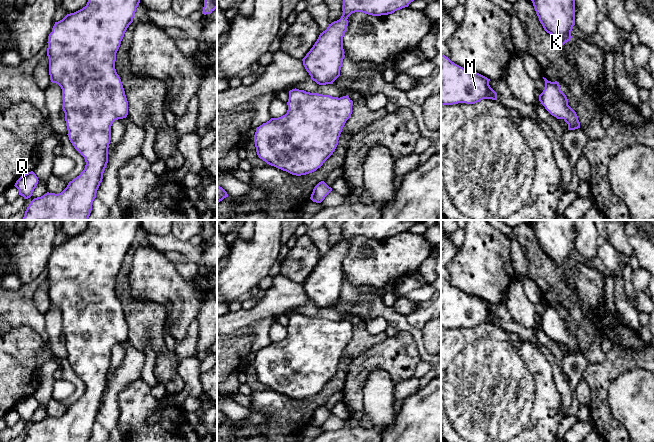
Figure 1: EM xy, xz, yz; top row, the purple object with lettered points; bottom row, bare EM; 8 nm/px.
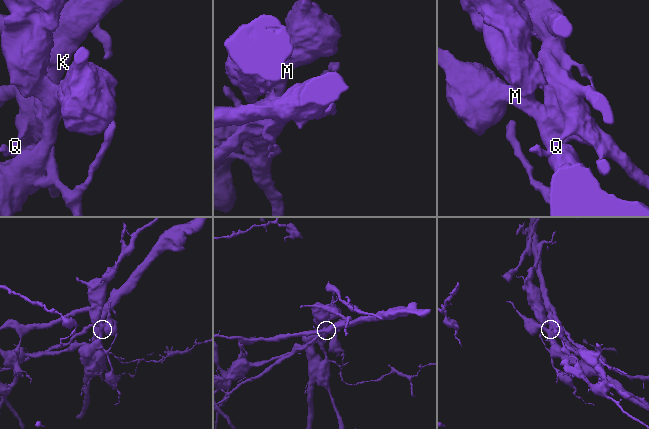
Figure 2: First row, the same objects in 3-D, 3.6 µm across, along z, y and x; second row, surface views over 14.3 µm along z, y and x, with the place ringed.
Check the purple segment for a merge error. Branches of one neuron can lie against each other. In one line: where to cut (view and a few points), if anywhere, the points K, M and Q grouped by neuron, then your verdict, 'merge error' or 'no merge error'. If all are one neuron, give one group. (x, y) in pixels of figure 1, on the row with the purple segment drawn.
cut in xy along (119, 100), (109, 106), (102, 124), (81, 130), (83, 156); K Q / M; merge error

